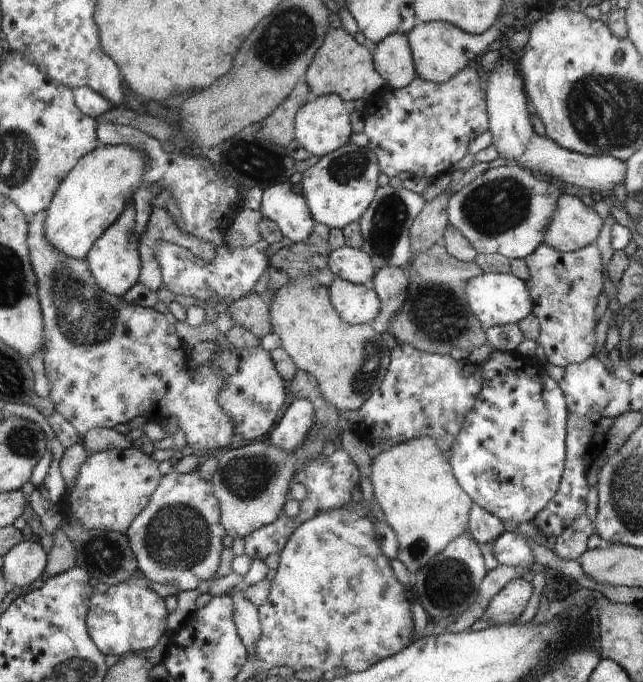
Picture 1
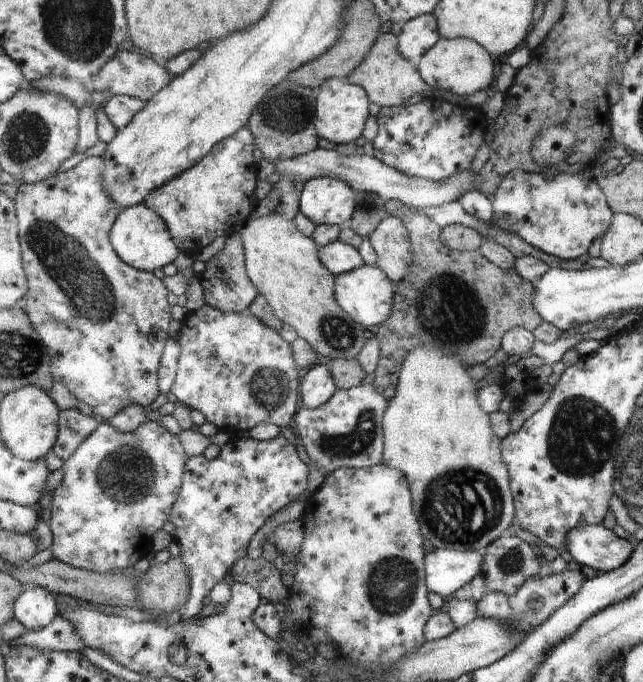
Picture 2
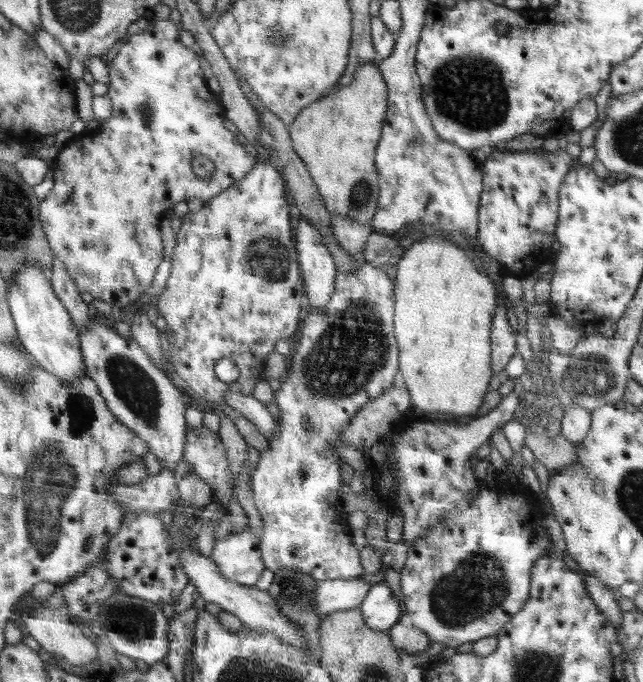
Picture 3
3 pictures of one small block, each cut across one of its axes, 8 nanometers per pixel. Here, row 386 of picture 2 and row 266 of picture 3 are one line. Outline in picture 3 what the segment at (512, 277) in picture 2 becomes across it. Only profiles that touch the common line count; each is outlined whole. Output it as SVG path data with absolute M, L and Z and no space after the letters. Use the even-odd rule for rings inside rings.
M374 232L361 250L362 258L390 278L395 278L399 260L405 254L405 249L398 243L392 234Z

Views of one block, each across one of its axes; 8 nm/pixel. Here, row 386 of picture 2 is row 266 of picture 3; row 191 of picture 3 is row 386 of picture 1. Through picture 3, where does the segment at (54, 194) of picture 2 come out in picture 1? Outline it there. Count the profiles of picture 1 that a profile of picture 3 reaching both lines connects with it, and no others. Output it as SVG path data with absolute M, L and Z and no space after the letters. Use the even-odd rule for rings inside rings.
M46 211L31 219L29 244L45 312L45 368L52 387L50 397L55 401L58 412L70 420L82 436L97 427L114 429L140 416L147 422L158 424L174 417L185 435L189 452L202 456L225 450L235 436L235 425L233 418L217 402L225 386L225 378L215 360L197 366L186 354L175 328L166 322L165 314L153 308L127 304L123 298L105 292L98 285L86 259L68 257L49 242L45 232L46 220Z

